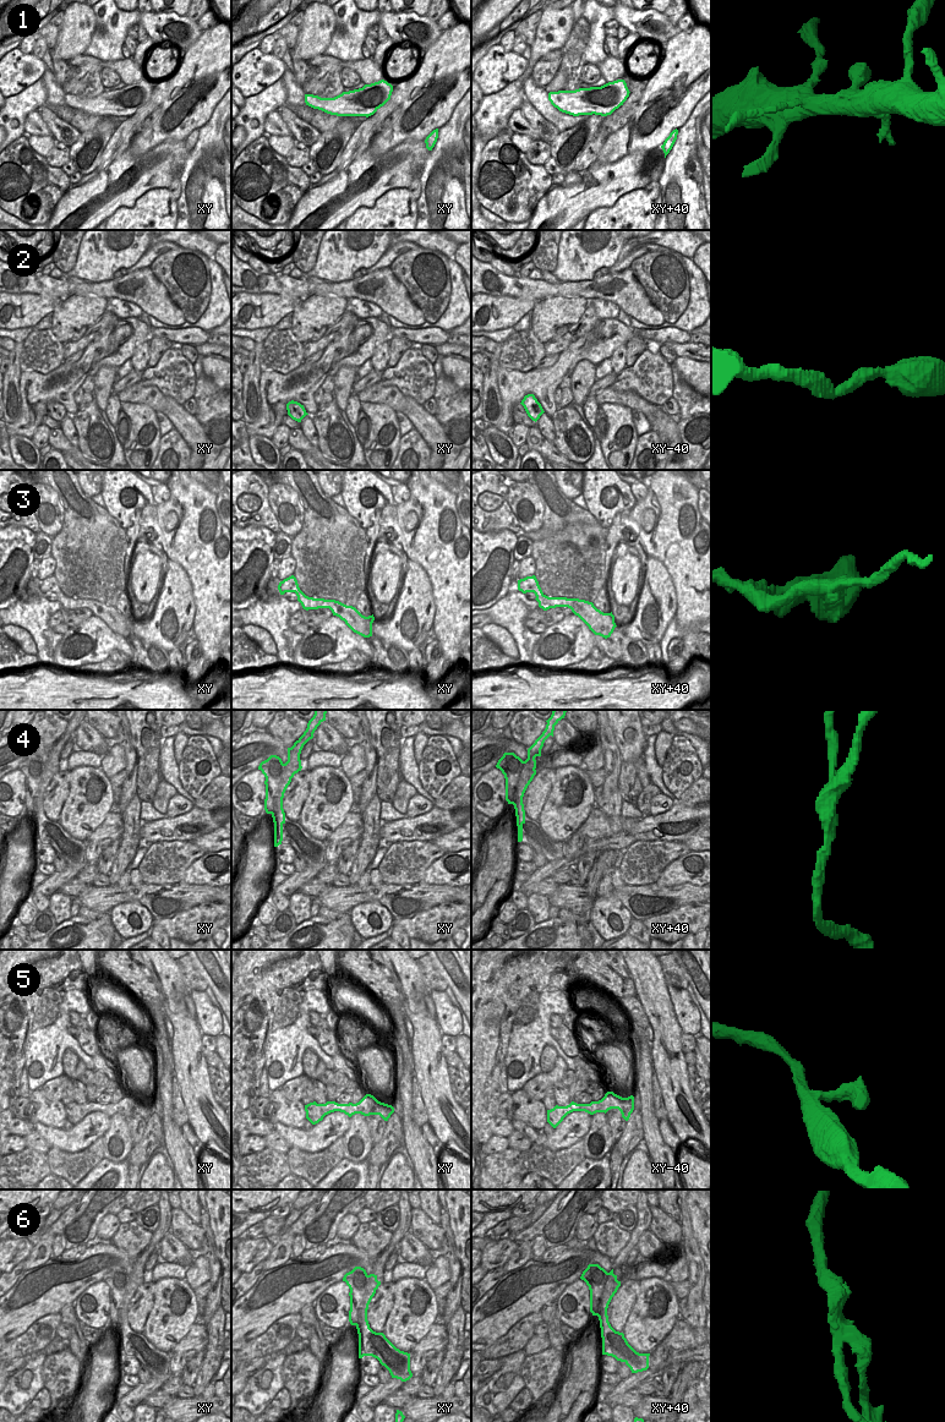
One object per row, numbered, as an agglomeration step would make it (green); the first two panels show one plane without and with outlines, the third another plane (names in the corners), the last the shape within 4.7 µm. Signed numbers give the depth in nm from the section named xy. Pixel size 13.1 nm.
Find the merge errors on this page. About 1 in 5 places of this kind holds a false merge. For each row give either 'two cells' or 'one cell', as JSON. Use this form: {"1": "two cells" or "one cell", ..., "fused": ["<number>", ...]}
{"1": "one cell", "2": "one cell", "3": "one cell", "4": "two cells", "5": "one cell", "6": "two cells", "fused": ["4", "6"]}

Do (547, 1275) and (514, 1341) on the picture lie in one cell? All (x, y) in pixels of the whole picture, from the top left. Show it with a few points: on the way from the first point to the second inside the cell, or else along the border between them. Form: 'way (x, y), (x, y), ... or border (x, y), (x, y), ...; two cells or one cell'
border (540, 1311), (531, 1312), (520, 1318), (506, 1334); two cells

